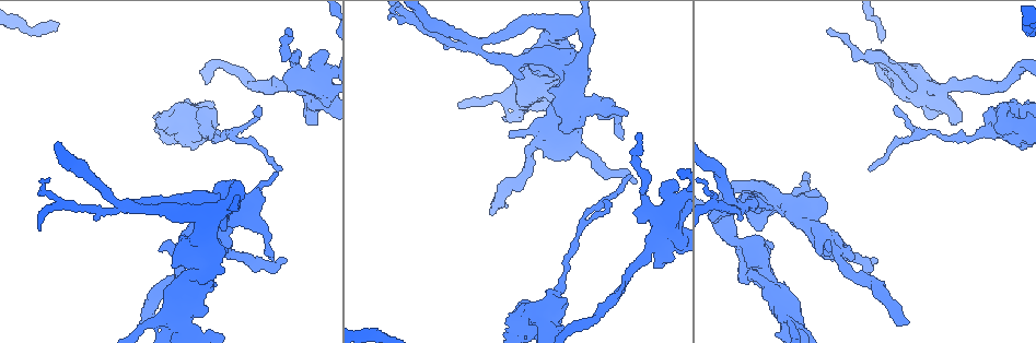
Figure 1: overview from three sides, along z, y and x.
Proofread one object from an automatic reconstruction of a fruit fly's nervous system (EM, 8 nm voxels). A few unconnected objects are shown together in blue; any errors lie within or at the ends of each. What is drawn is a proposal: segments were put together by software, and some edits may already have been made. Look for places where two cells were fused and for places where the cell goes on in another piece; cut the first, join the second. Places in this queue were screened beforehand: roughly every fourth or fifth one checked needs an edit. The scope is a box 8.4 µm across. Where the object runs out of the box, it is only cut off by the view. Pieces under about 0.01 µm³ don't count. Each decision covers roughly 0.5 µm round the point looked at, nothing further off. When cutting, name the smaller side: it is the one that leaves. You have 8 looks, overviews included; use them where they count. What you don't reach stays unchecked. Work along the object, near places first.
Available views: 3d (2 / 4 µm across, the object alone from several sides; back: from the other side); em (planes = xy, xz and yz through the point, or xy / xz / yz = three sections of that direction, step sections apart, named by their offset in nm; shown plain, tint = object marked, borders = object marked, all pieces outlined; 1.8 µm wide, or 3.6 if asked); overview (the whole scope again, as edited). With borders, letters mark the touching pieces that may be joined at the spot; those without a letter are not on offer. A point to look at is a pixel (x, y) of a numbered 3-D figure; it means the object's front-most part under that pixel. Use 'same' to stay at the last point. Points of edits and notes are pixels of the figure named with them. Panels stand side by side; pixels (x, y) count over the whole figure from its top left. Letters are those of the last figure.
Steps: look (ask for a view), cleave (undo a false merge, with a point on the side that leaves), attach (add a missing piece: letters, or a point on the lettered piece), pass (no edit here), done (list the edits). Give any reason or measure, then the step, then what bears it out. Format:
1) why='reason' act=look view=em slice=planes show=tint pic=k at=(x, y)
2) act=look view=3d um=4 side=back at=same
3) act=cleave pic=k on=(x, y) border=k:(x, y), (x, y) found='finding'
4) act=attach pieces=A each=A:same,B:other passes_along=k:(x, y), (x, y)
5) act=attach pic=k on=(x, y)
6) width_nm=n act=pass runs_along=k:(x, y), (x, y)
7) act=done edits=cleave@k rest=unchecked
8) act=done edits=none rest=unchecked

why='closes a loop' act=look view=em slice=planes show=tint pic=1 at=(742, 207)

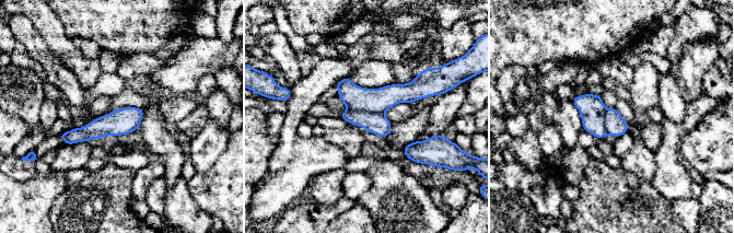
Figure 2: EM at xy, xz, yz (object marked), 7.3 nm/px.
act=look view=em slice=planes show=borders at=same

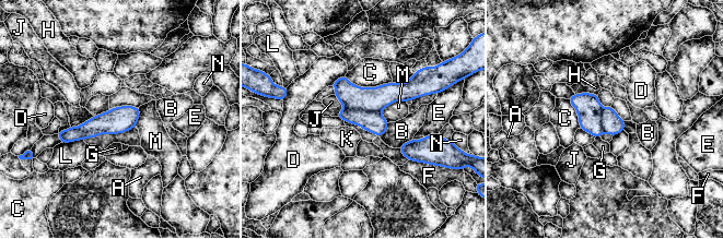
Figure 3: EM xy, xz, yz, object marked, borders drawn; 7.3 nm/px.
width_nm=200 act=pass each=A:other,B:other,C:other,D:other,E:other,F:other,G:other,H:other,J:other,K:other,L:other,M:other,N:other border=3:(624, 121), (625, 130) found='all the same cell'

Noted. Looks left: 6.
why='branch stops here' act=look view=3d um=4 side=back pic=1 at=(512, 136)

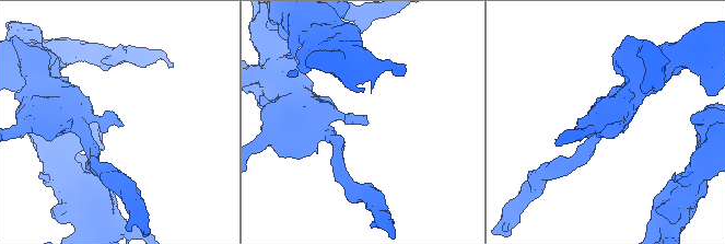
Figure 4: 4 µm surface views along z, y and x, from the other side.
why='now the EM' act=look view=em slice=planes show=plain pic=4 at=(367, 124)

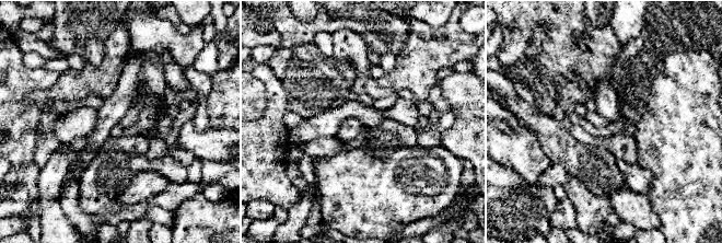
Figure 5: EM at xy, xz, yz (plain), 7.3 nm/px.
act=look view=em slice=planes show=borders at=same

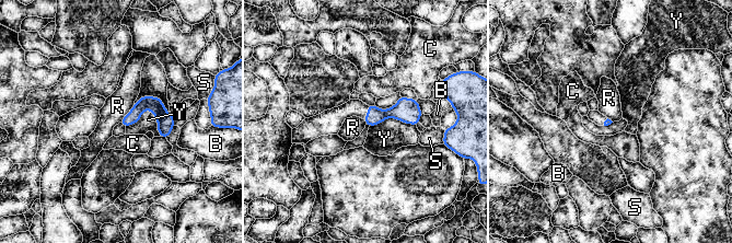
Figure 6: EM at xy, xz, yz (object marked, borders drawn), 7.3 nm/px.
act=pass each=B:other,C:other,R:other,S:other,Y:other found='no lettered piece goes on from it'

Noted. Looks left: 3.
why='tapers out' act=look view=em slice=planes show=borders pic=1 at=(289, 32)

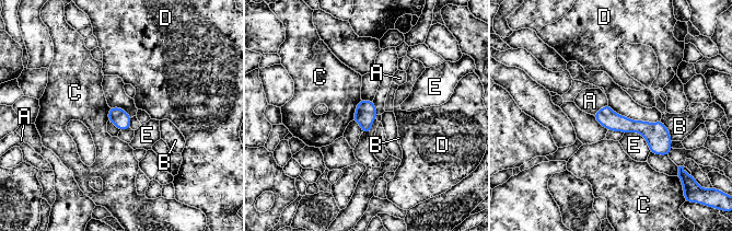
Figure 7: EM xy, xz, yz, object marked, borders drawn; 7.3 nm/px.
act=pass each=A:other,B:other,C:other,D:other,E:other runs_along=7:(597, 115), (640, 126), (667, 149) found='none of them fits'

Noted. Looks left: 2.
act=done edits=none rest=unchecked

